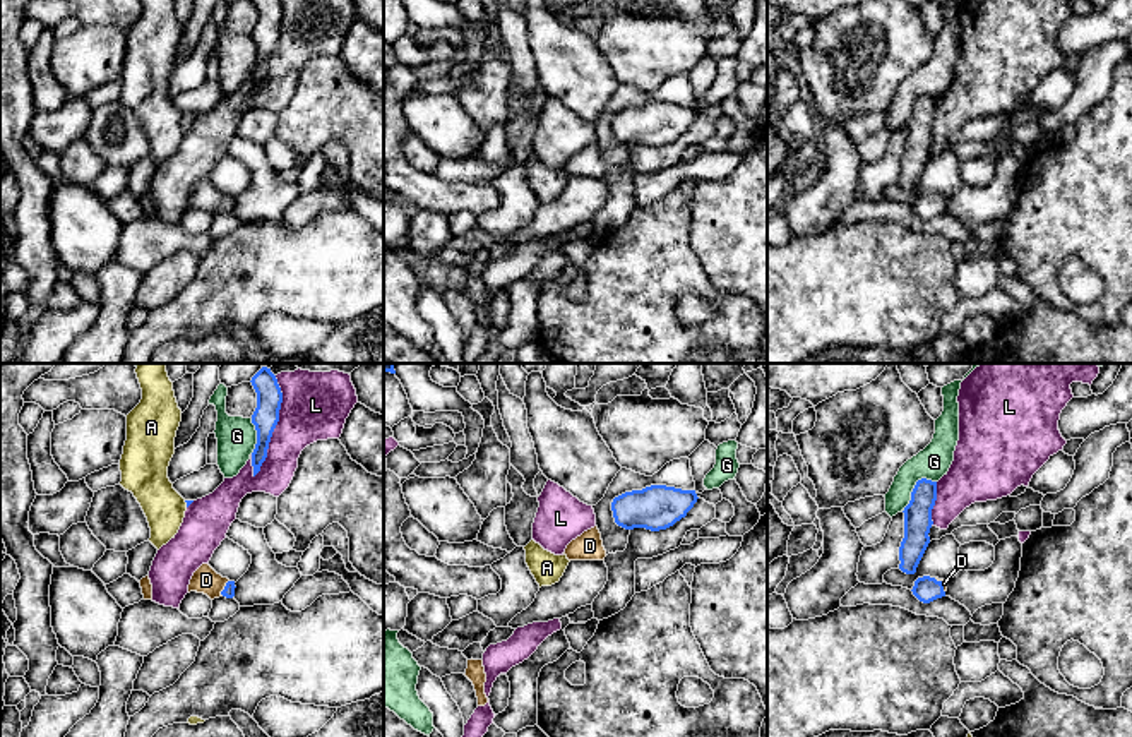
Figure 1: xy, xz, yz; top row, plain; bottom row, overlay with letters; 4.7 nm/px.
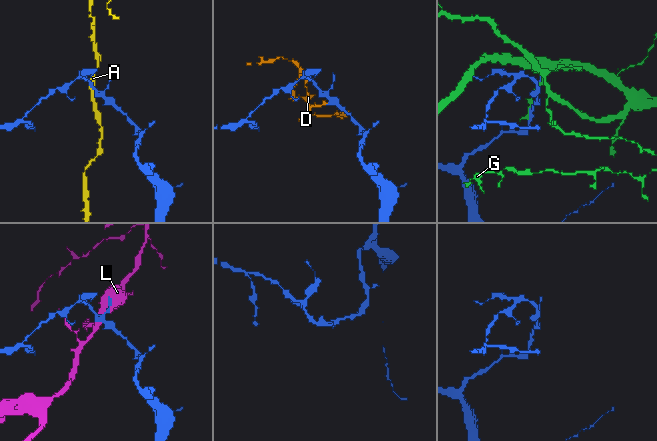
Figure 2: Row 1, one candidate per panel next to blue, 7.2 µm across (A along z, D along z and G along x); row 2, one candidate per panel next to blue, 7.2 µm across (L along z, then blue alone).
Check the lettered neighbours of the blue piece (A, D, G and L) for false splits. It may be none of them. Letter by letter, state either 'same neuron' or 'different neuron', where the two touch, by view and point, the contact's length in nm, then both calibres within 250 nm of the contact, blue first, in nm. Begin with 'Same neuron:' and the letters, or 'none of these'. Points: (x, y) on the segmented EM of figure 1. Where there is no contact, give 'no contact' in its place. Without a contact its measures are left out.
Same neuron: D
A: different neuron; contact xy (187, 504); length 40 nm; calibres 20 and 220 nm
D: same neuron; contact xy (225, 588); length 90 nm; calibres 60 and 120 nm
G: different neuron; contact yz (915, 487); length 220 nm; calibres 130 and 160 nm
L: different neuron; contact xy (274, 427); length 500 nm; calibres 120 and 320 nm

